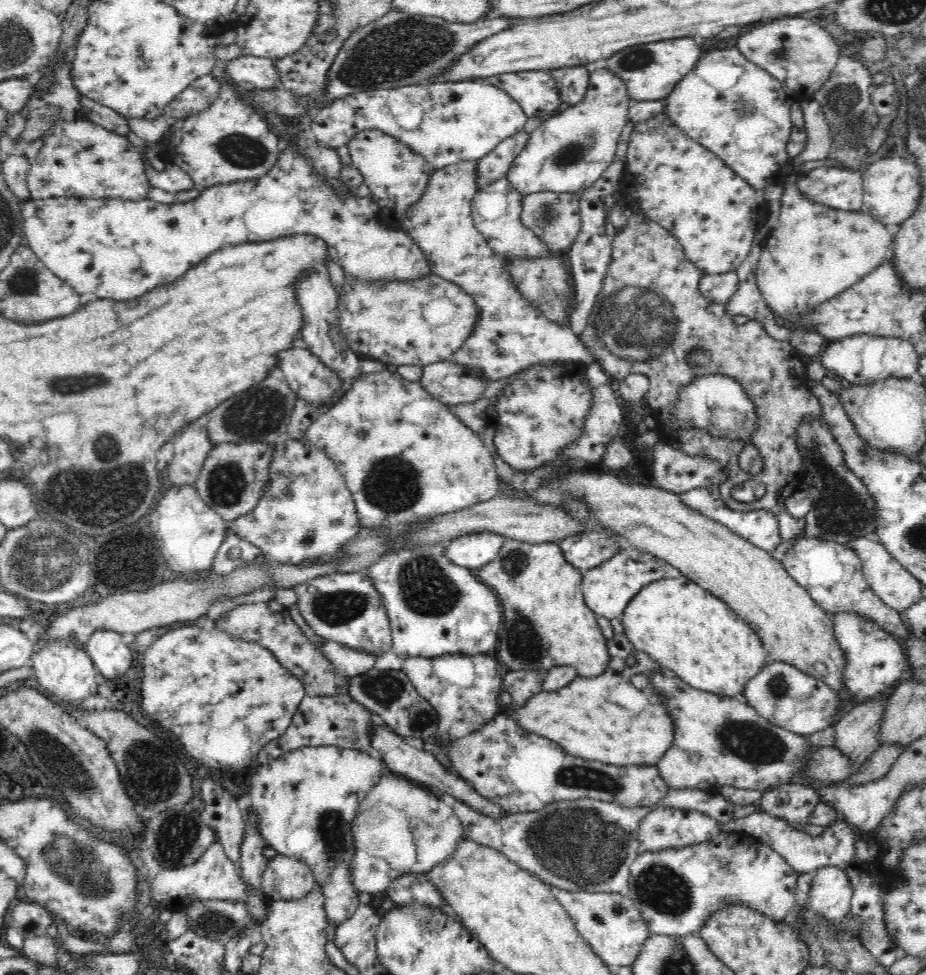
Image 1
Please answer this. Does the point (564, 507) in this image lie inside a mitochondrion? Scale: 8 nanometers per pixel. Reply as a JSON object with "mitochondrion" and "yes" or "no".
{"mitochondrion":"no"}

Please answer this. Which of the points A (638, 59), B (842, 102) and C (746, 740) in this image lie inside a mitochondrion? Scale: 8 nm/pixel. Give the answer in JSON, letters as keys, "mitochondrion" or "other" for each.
{"A":"mitochondrion","B":"mitochondrion","C":"mitochondrion"}

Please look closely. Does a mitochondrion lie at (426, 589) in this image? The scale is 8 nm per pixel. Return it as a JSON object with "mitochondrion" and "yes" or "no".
{"mitochondrion":"yes"}

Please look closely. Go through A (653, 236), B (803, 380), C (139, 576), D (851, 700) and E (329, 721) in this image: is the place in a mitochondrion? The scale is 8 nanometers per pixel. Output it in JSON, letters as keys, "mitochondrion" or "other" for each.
{"A":"other","B":"other","C":"other","D":"other","E":"other"}

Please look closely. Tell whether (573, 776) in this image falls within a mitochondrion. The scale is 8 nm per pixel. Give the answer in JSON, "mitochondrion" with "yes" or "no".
{"mitochondrion":"yes"}

